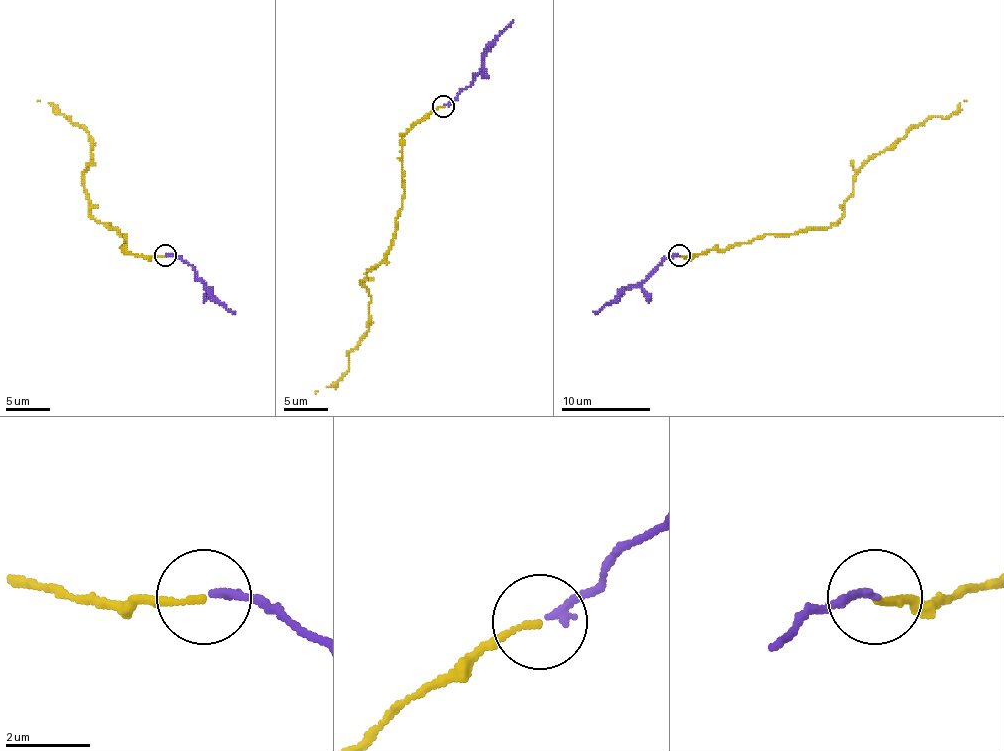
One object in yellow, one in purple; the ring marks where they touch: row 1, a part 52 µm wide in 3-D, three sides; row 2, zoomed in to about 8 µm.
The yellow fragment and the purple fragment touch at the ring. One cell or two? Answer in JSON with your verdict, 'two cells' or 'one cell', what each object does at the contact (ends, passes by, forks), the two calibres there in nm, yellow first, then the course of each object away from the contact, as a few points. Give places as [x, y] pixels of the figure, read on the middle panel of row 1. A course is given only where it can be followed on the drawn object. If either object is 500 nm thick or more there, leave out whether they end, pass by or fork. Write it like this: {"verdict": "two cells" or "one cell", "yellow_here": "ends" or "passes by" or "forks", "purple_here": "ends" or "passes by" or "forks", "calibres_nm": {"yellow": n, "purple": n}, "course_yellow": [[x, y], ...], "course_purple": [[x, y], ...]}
{"verdict": "one cell", "yellow_here": "ends", "purple_here": "ends", "calibres_nm": {"yellow": 150, "purple": 190}, "course_yellow": [[444, 107], [402, 138], [404, 198], [391, 249], [362, 280], [368, 331], [348, 353], [348, 369], [315, 393]], "course_purple": [[444, 104], [466, 89], [479, 71], [482, 55], [513, 20]]}

